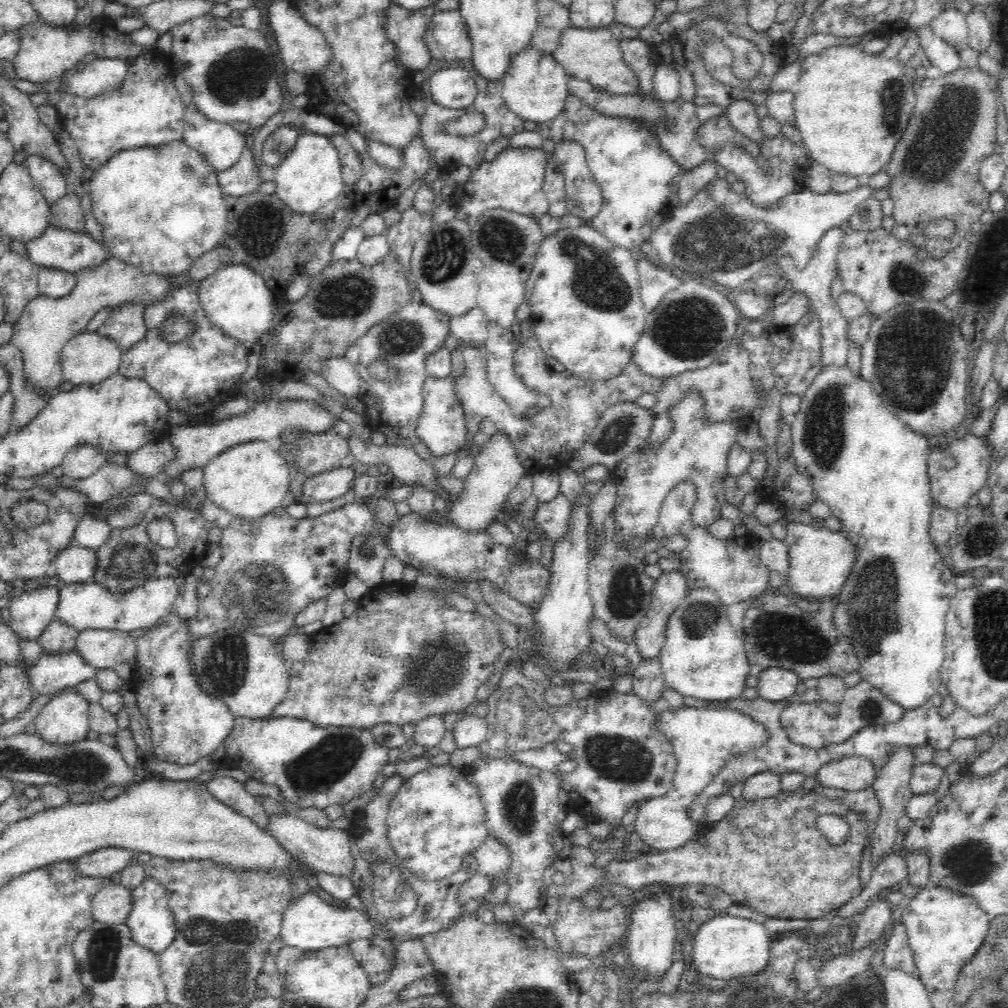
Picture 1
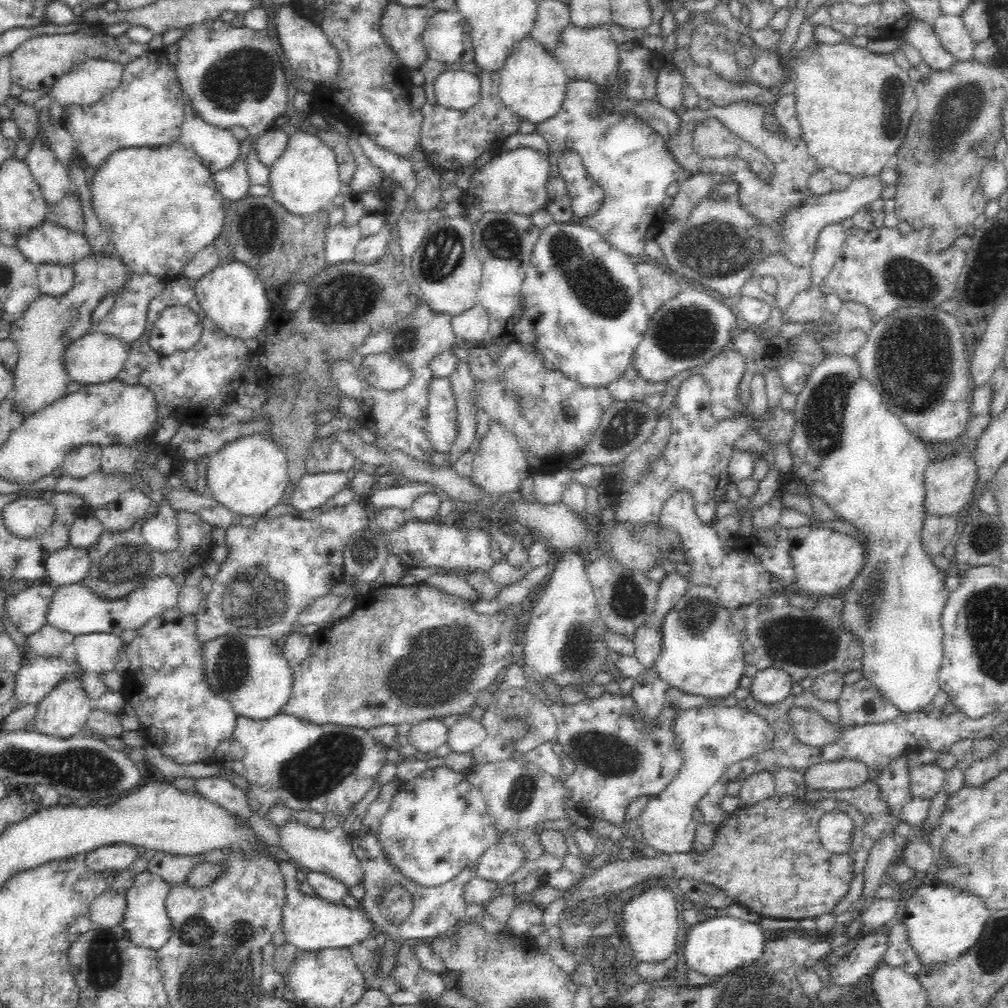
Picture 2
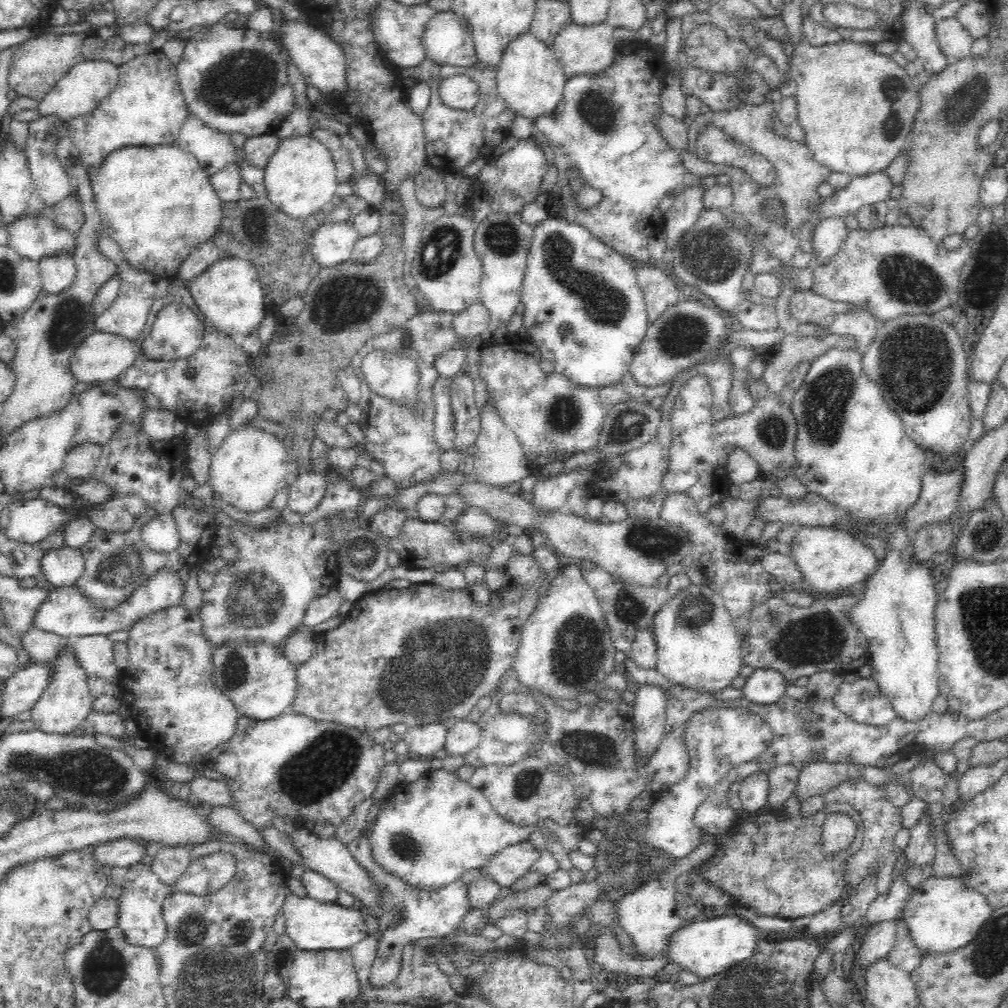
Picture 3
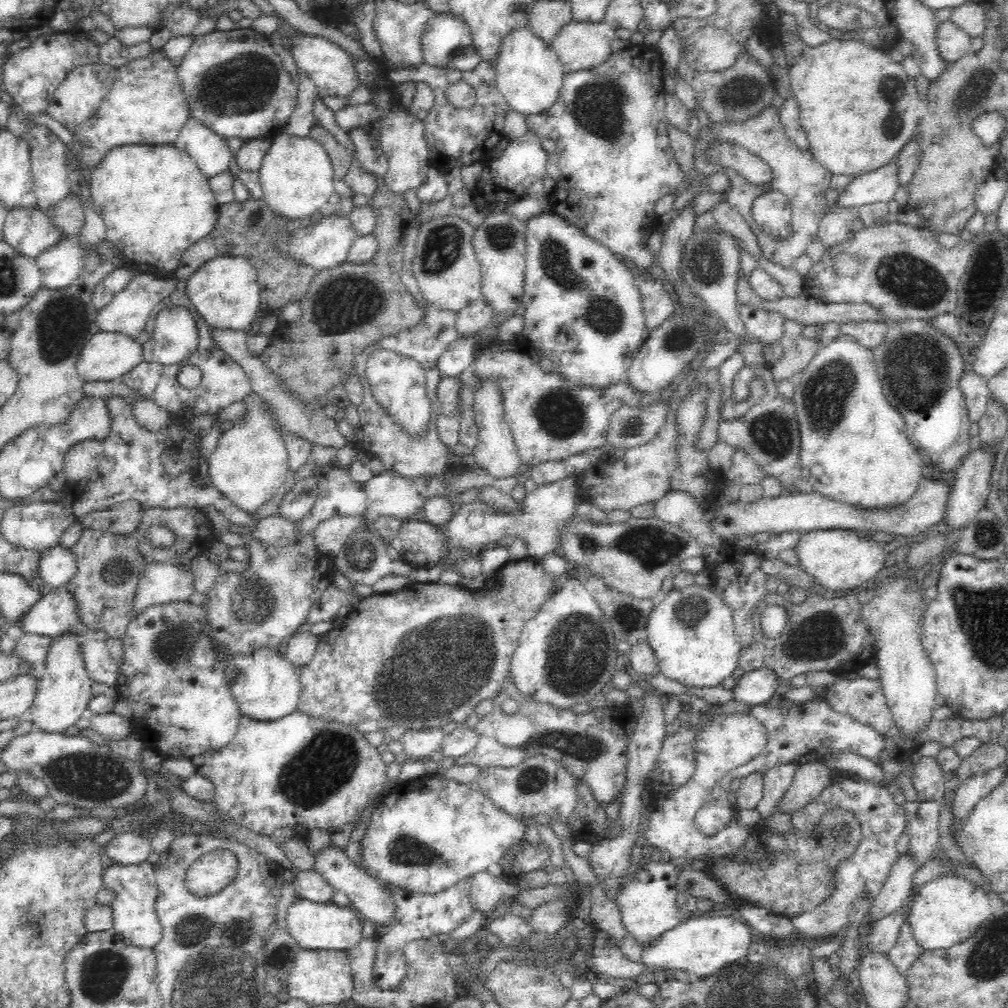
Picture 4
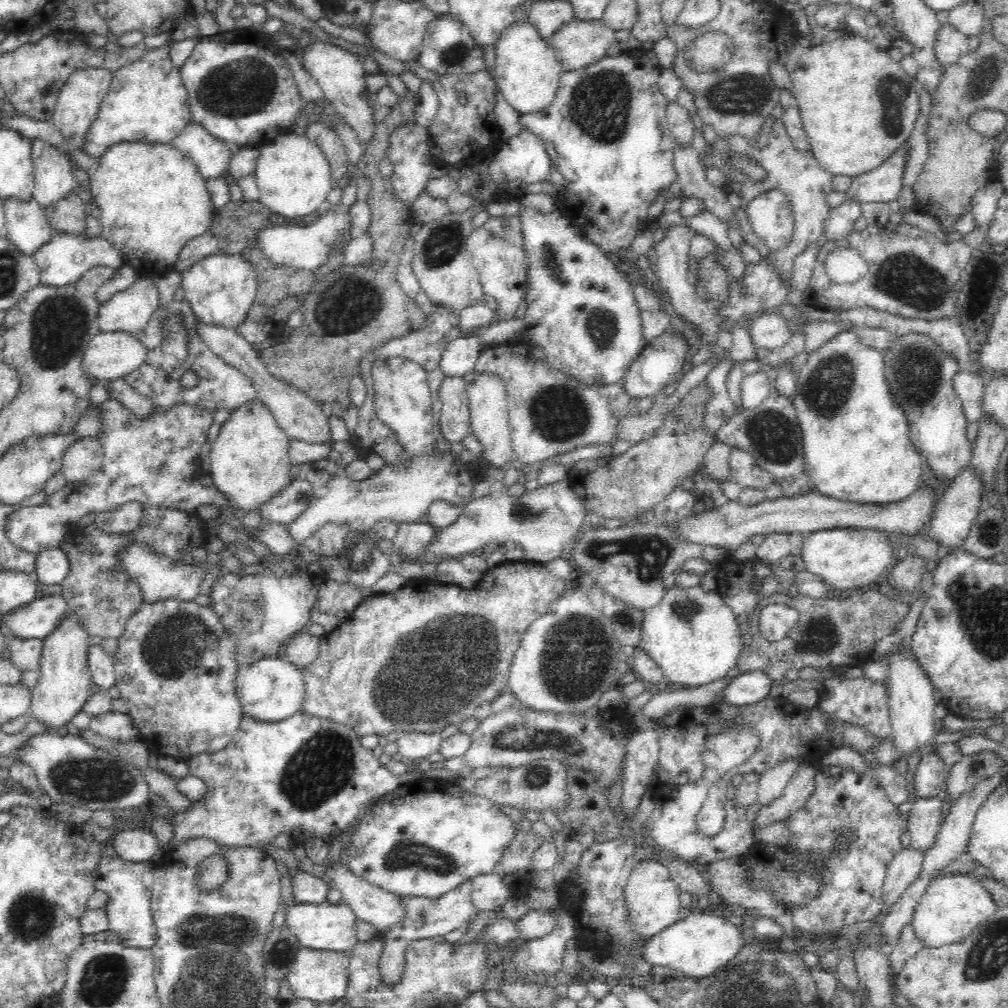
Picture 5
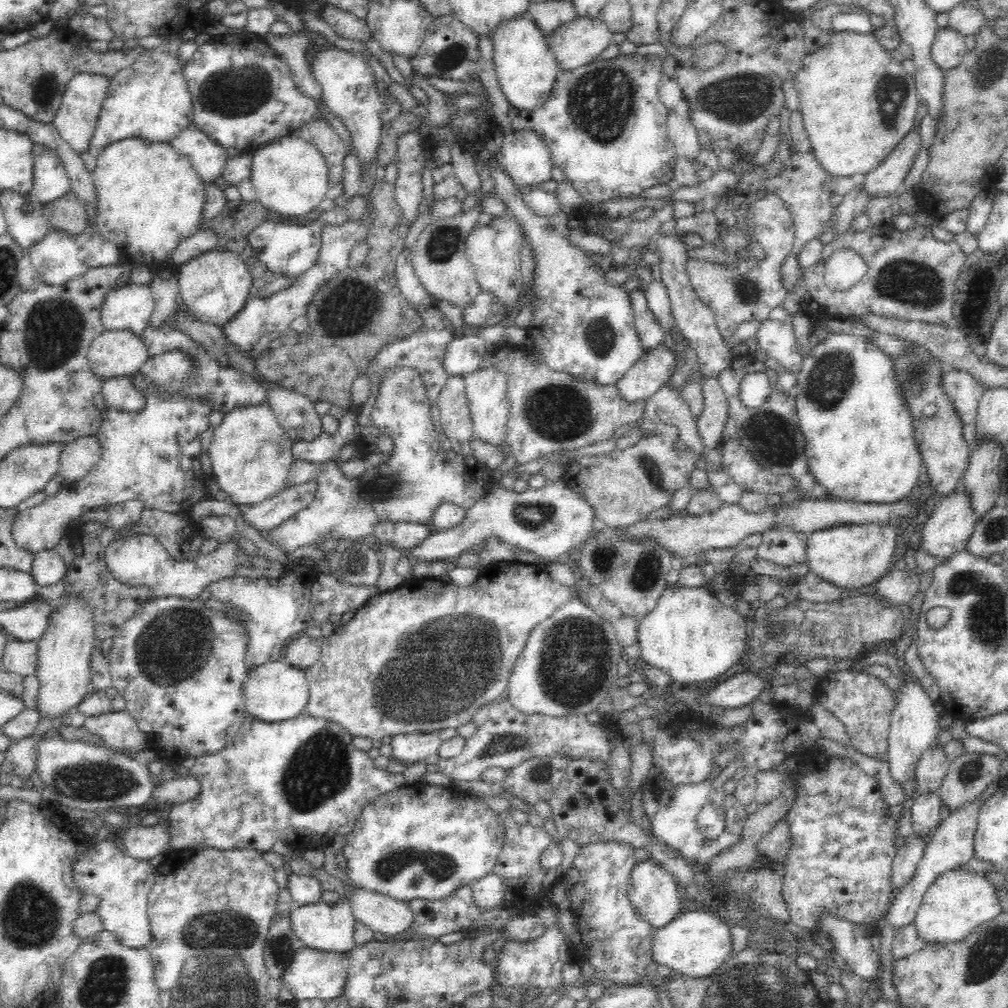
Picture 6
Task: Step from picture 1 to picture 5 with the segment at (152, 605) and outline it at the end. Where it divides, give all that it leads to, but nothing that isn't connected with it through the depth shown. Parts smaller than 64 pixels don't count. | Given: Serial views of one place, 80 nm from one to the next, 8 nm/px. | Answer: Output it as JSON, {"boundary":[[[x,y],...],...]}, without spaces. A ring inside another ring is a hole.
{"boundary":[[[141,544],[130,546],[123,557],[123,566],[127,569],[128,577],[140,587],[141,599],[144,604],[164,602],[170,598],[182,601],[192,601],[199,593],[198,585],[202,578],[202,567],[196,564],[179,564],[166,557],[156,557],[152,550],[147,550]],[[63,594],[43,595],[41,598],[36,597],[32,604],[12,612],[10,616],[2,614],[2,620],[6,622],[14,636],[28,638],[36,637],[45,639],[50,636],[64,620],[68,618],[68,601]]]}

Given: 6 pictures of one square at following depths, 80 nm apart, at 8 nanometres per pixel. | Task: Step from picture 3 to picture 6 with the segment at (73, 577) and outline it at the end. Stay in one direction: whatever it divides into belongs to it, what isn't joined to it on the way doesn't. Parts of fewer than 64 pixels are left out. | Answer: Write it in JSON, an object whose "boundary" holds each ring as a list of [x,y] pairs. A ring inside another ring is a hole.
{"boundary":[[[55,549],[42,550],[40,553],[33,554],[33,568],[30,573],[38,587],[58,584],[66,574],[66,564]]]}

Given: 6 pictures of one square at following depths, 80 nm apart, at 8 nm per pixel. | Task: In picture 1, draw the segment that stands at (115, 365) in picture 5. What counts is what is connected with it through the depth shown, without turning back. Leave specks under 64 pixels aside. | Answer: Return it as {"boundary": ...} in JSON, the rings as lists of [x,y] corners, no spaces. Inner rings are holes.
{"boundary":[[[82,331],[73,336],[59,352],[64,381],[78,387],[99,383],[118,371],[122,354],[115,342],[97,331]]]}

